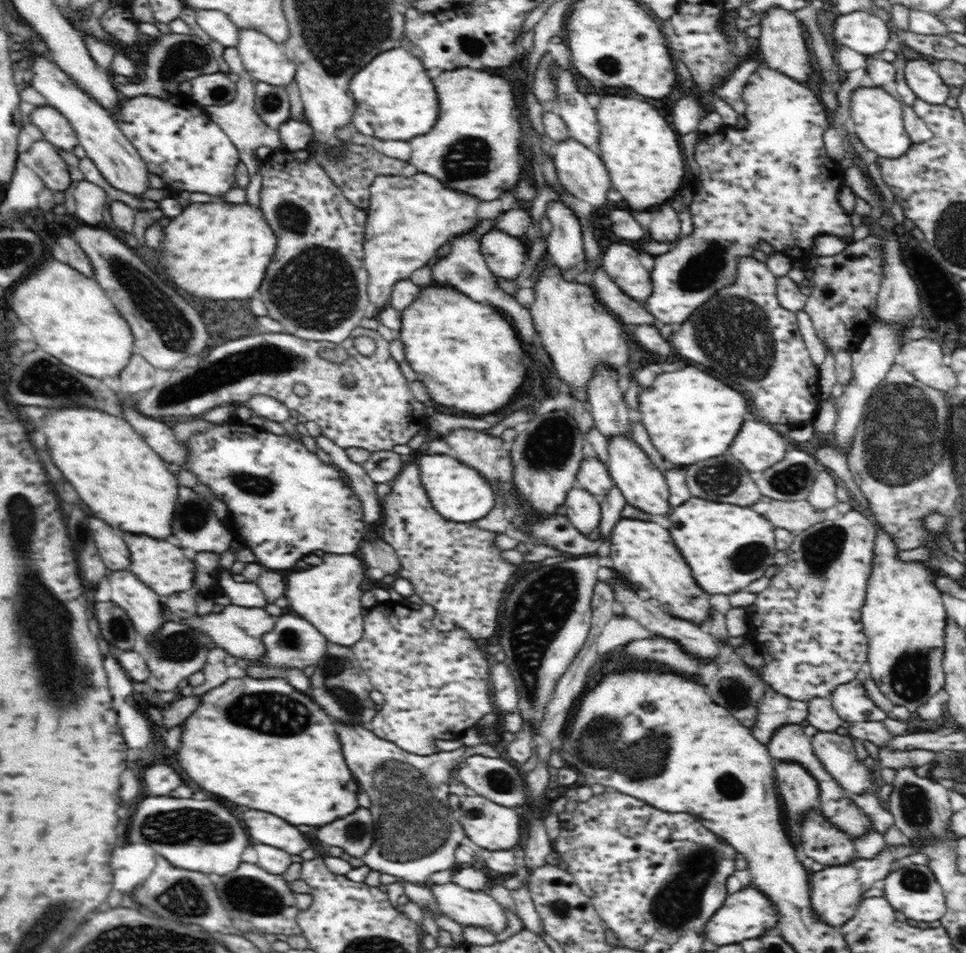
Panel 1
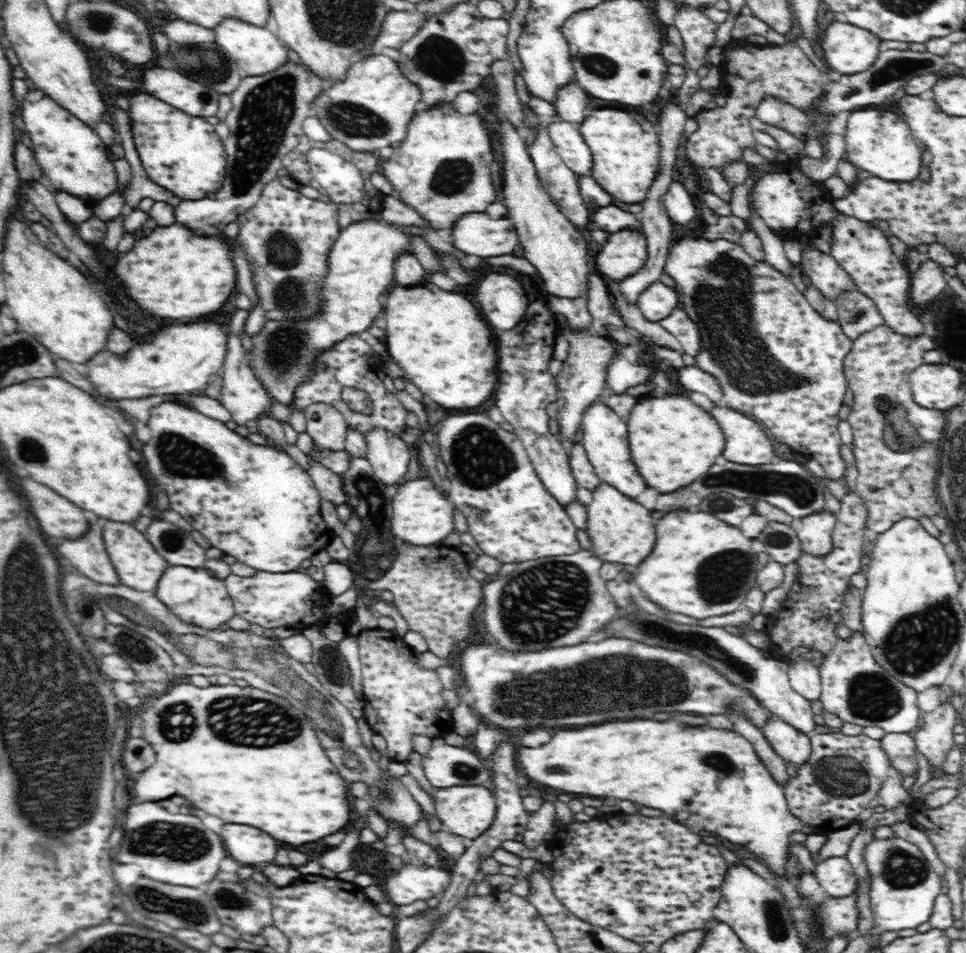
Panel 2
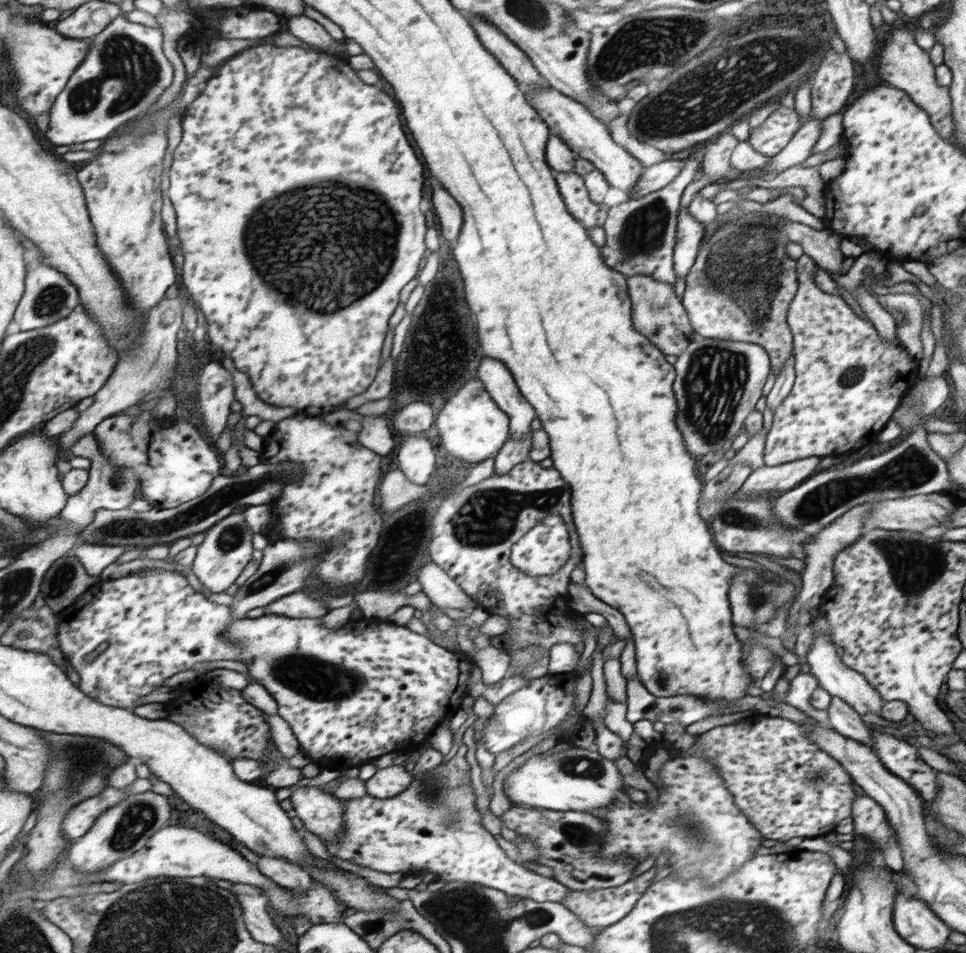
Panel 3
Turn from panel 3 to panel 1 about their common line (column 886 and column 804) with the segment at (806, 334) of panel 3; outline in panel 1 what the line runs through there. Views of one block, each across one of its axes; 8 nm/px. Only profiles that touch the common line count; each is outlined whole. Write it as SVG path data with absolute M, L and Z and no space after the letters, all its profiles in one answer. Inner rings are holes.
M745 256L737 262L734 282L712 295L668 340L678 354L706 366L708 374L724 380L738 392L744 392L758 410L758 416L762 416L766 422L798 426L802 422L808 422L816 414L816 404L822 397L819 370L799 331L797 314L780 305L776 292L776 275L753 256Z

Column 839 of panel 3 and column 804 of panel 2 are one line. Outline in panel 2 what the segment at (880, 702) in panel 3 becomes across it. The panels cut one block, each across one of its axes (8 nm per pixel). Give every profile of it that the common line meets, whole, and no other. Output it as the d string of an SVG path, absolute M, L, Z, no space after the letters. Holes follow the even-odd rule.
M798 662L788 670L791 687L806 700L816 702L821 695L819 668L812 662Z

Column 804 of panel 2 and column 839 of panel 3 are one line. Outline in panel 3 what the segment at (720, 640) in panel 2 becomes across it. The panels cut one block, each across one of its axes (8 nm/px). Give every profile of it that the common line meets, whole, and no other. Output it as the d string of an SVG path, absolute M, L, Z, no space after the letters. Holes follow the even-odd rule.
M830 697L829 704L826 708L827 725L837 734L844 735L847 739L857 740L857 743L869 747L872 753L876 754L872 745L872 732L861 721L860 715L840 698Z

